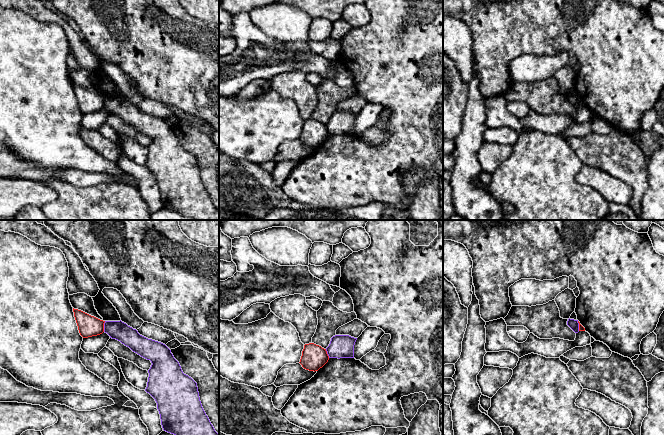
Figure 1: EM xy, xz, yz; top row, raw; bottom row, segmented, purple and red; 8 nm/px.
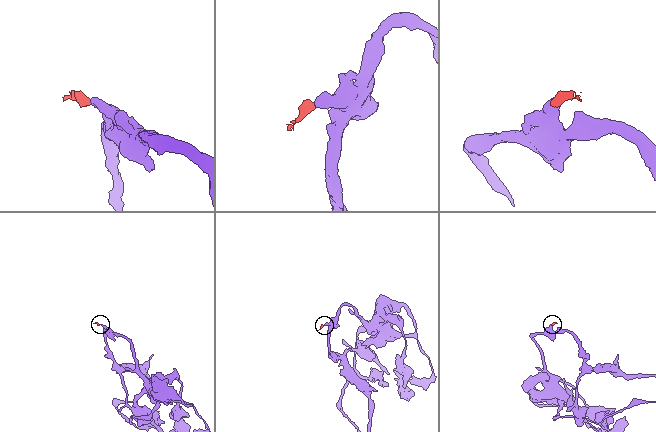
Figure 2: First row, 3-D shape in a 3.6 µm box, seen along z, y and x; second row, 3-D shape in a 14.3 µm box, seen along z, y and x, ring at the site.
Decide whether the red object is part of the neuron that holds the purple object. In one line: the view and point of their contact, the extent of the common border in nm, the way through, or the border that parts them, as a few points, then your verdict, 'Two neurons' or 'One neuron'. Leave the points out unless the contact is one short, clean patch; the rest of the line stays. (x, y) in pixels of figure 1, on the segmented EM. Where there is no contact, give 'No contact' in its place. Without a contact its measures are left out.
Touches purple at xy (104, 326). Shared border 90 nm. Boundary: xy (105, 321), (103, 331). Two neurons

